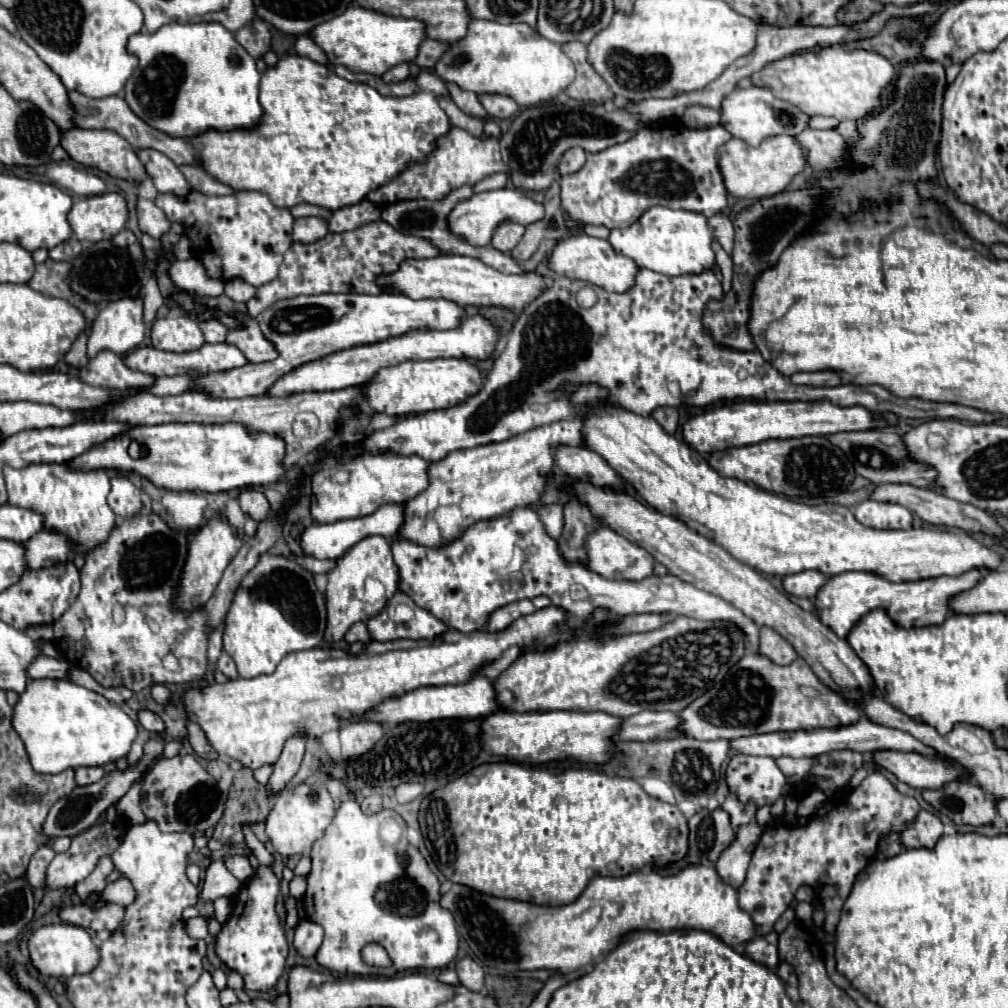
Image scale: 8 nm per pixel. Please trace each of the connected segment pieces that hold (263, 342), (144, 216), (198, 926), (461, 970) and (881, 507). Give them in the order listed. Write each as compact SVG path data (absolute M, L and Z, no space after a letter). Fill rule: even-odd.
M235 313L235 319L241 323L241 327L229 329L227 343L239 347L251 363L263 363L277 357L275 345L265 339L257 321L253 321L249 315L243 313Z
M137 197L137 219L139 219L139 229L155 239L159 239L171 227L165 213L153 201L143 197Z
M193 917L193 919L185 921L185 931L193 939L205 939L209 935L207 933L207 919L205 917Z
M463 957L457 961L455 971L459 975L459 981L471 989L471 991L483 991L485 987L485 973L483 969L471 959L471 957Z
M861 501L855 507L855 517L865 527L873 529L911 529L913 513L897 503L877 503L877 501Z

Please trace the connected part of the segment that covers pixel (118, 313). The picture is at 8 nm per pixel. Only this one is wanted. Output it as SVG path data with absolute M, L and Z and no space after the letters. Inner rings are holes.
M119 299L107 303L89 333L87 357L95 357L99 351L113 351L127 355L139 347L145 337L143 323L143 299ZM95 329L95 331L93 331Z

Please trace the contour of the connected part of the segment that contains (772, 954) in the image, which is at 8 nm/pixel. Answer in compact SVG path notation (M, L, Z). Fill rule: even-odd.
M771 931L767 935L757 935L745 943L745 955L759 965L775 969L779 963L777 955L777 933Z

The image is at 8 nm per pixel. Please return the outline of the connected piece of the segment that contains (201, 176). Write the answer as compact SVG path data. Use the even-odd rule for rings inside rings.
M185 165L185 167L181 167L181 171L183 171L183 175L187 177L187 181L189 181L189 185L191 185L193 189L203 191L203 193L207 193L207 195L233 195L233 193L237 193L233 187L229 187L229 185L213 179L211 175L207 175L207 173L205 173L203 169L199 169L199 167L189 167L189 165Z

